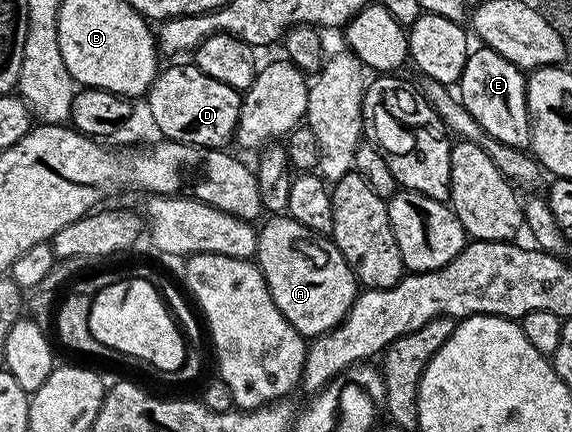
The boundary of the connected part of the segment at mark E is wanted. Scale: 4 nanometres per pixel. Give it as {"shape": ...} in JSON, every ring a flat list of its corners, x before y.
{"shape":[[481,46,470,49,459,83,459,97,487,136,495,136,495,140,503,140,503,144,525,148,530,145,526,81,526,71,499,56,490,46]]}

